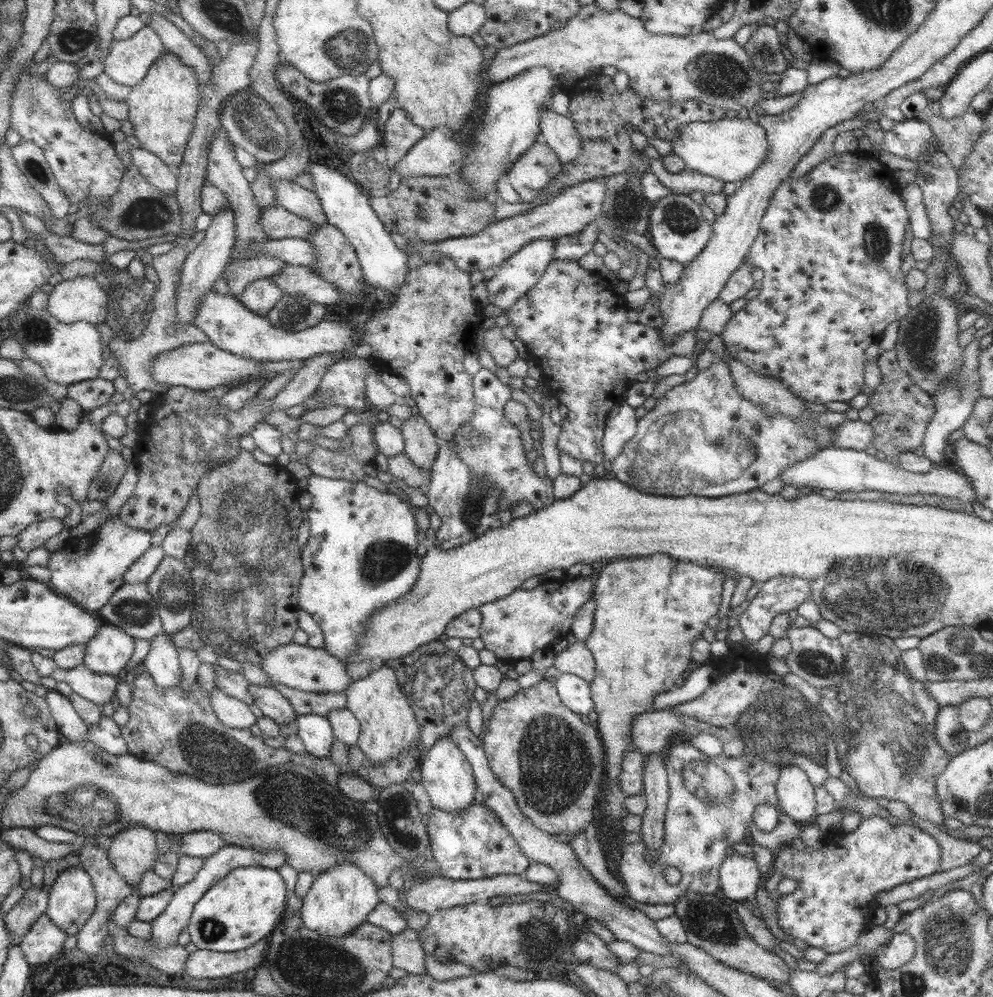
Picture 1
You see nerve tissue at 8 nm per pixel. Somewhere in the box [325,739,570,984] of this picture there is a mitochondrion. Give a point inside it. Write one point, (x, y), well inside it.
(538, 937)

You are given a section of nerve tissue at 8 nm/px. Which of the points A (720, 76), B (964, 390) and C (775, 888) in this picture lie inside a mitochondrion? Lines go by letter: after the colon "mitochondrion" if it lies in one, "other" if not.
A: mitochondrion
B: mitochondrion
C: other

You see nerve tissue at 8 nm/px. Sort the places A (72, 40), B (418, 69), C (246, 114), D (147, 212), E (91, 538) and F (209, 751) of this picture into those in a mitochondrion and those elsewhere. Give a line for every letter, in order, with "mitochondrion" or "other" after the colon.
A: mitochondrion
B: other
C: mitochondrion
D: mitochondrion
E: other
F: mitochondrion

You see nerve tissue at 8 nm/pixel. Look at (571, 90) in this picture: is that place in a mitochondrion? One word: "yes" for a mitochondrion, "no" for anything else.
no

